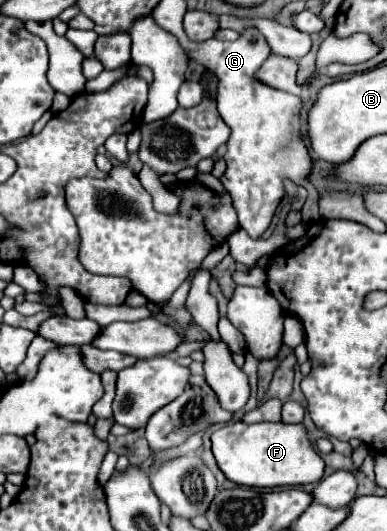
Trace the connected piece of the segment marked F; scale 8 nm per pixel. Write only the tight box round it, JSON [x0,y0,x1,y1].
[212,423,324,487]

